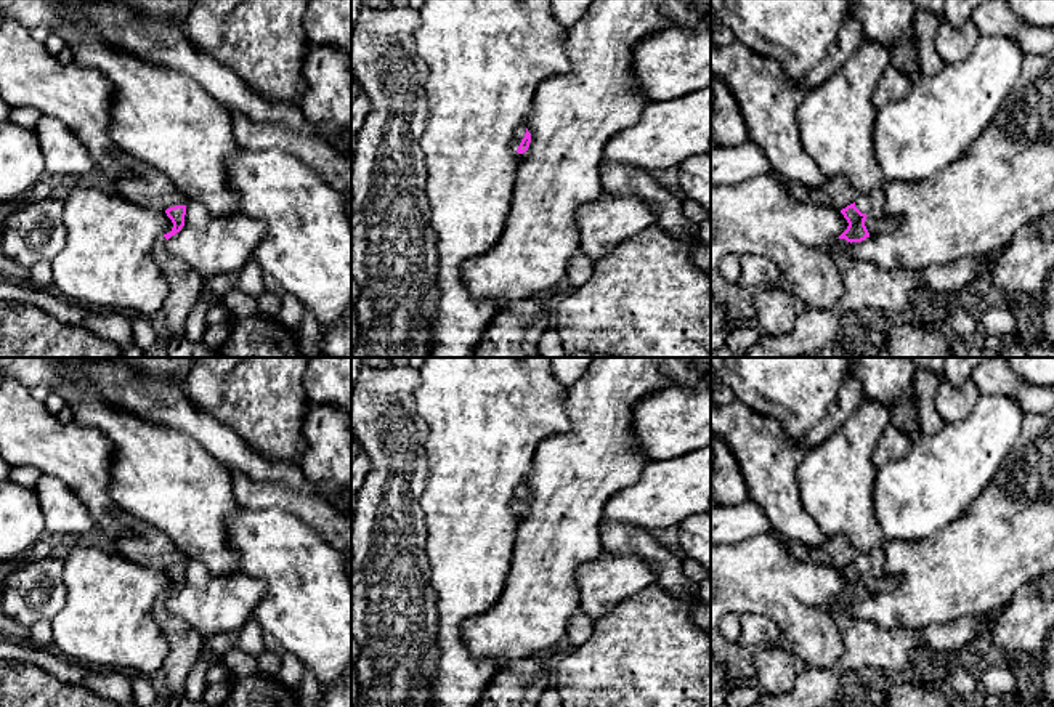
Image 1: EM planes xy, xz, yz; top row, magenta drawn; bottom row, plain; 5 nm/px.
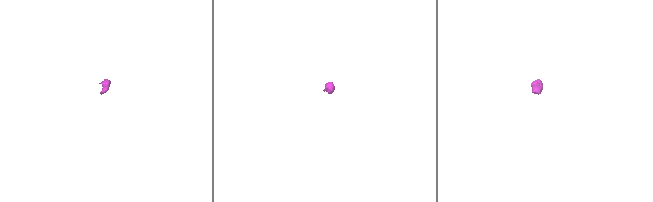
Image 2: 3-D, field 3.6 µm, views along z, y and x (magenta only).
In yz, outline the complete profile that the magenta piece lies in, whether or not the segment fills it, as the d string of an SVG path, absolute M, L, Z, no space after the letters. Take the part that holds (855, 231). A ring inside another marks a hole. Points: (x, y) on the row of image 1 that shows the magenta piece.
M876 189L858 194L855 202L841 210L847 229L833 250L844 295L829 309L801 306L794 330L788 335L760 335L748 351L732 351L727 345L711 358L796 358L813 354L828 343L839 343L844 322L863 309L881 309L890 314L910 314L908 303L914 292L922 290L922 269L881 269L863 260L853 260L845 247L870 237L866 216L884 216L886 192Z

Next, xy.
M175 205L165 210L167 216L172 220L173 228L170 232L164 234L164 237L168 240L172 236L181 231L184 226L184 215L186 215L186 205Z

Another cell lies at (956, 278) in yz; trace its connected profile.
M966 257L922 269L922 290L942 295L967 293L979 279L988 282L995 257Z

